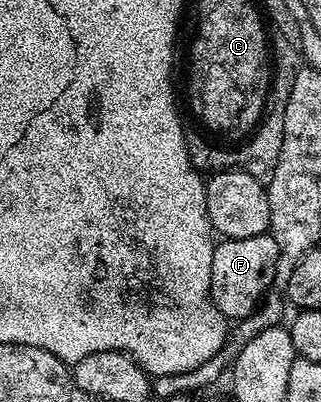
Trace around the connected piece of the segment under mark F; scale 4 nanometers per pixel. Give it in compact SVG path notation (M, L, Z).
M270 235L239 240L219 239L212 254L212 282L210 297L222 311L222 315L231 321L243 320L256 311L261 299L270 290L276 274L278 247Z

